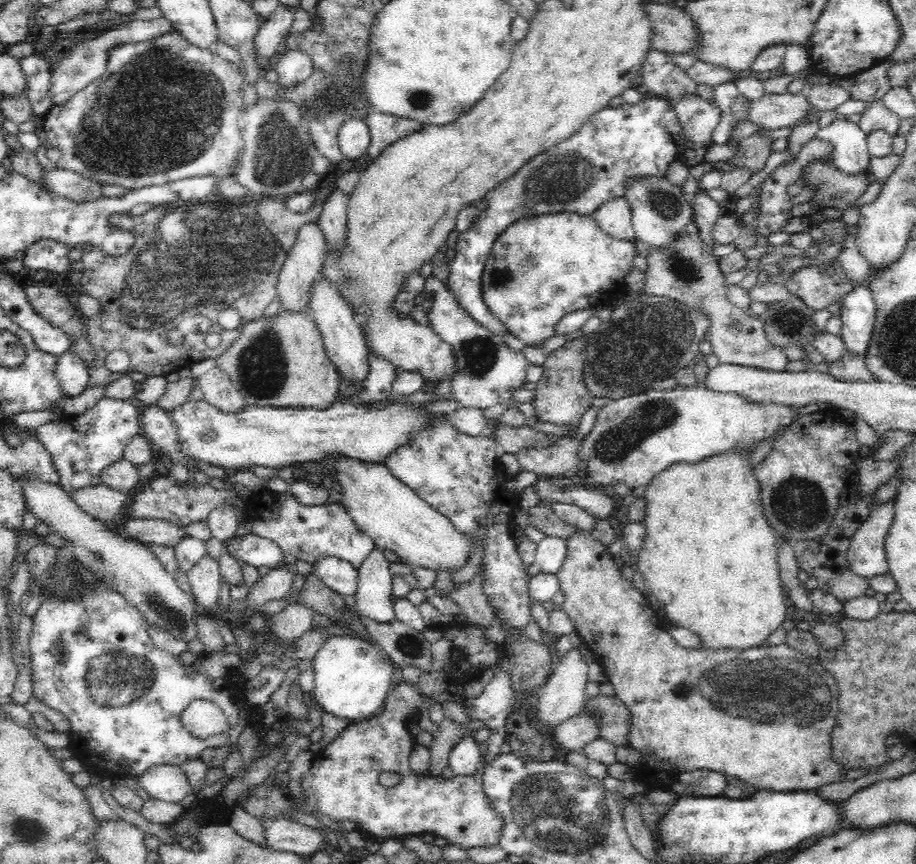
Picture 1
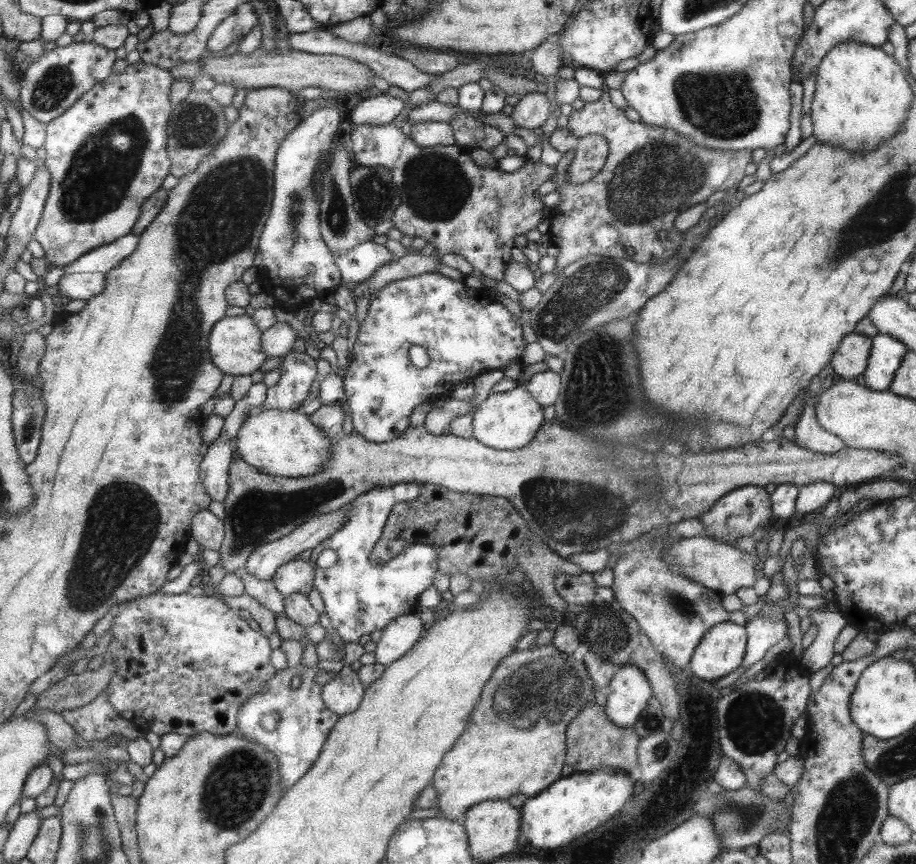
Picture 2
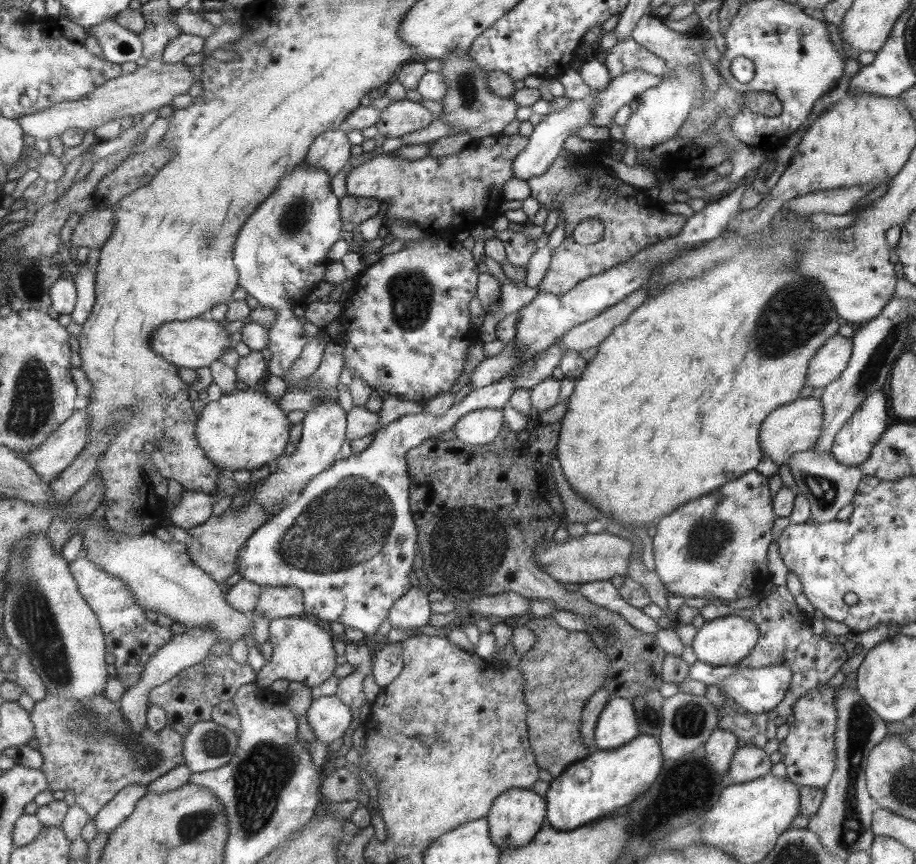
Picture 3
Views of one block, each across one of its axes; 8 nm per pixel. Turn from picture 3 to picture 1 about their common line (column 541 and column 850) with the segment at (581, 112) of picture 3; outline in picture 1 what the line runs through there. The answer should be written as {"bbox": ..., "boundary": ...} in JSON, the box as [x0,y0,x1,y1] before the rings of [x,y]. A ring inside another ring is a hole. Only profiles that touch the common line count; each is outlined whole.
{"bbox":[816,117,870,176],"boundary":[[[844,117],[818,129],[816,138],[832,143],[831,163],[844,174],[866,172],[870,176],[870,153],[867,137],[861,128]]]}

